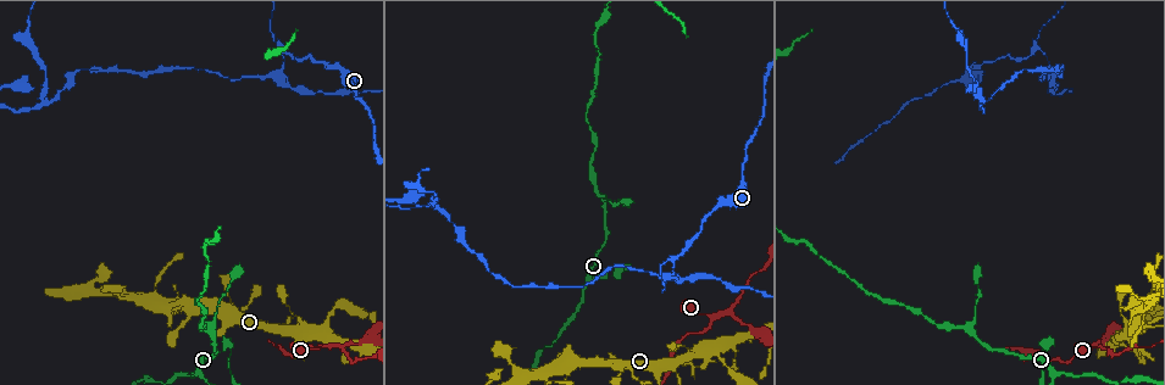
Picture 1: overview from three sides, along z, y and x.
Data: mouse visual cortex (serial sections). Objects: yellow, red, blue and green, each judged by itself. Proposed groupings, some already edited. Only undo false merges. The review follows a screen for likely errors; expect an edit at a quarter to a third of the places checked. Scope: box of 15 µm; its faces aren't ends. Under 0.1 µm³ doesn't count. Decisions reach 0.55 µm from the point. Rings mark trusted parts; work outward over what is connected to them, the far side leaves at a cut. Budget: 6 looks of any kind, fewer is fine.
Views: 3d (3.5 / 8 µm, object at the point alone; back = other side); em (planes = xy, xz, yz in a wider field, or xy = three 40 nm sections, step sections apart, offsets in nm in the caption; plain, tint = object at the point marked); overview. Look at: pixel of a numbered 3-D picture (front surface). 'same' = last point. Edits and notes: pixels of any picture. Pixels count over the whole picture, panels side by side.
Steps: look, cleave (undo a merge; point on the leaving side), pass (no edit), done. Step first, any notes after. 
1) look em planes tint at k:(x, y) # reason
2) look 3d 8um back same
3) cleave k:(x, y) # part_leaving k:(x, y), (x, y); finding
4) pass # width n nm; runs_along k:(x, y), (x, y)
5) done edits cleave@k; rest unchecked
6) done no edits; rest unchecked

look 3d 3.5um back at 1:(1033, 49) # side arm on a straight run

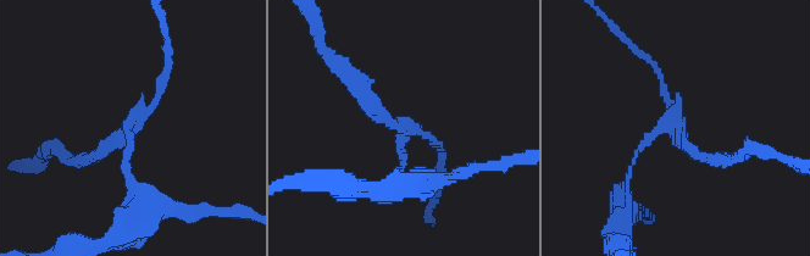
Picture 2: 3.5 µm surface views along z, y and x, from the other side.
look em xy step 2 plain at 2:(401, 129) # arms 3; arm_widths 100, 100, 200 nm

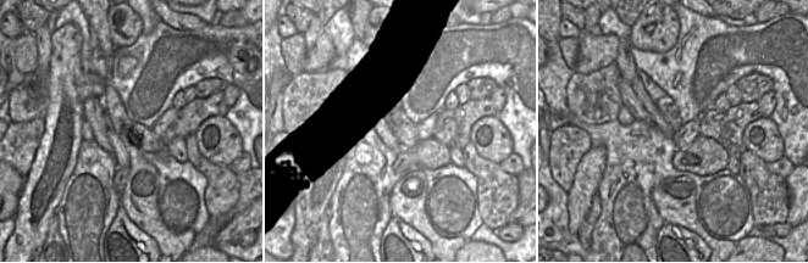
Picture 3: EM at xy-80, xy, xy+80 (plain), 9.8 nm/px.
look em xy step 2 tint same # with the object marked

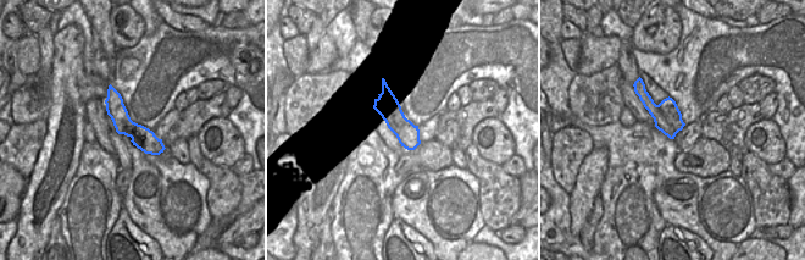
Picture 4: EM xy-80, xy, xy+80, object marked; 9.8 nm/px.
cleave 2:(127, 173) # width 220 nm; part_leaving 2:(129, 134), (133, 183), (186, 210); a second cell is stuck on

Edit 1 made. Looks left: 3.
look 3d 8um at 1:(320, 345) # sharp bend

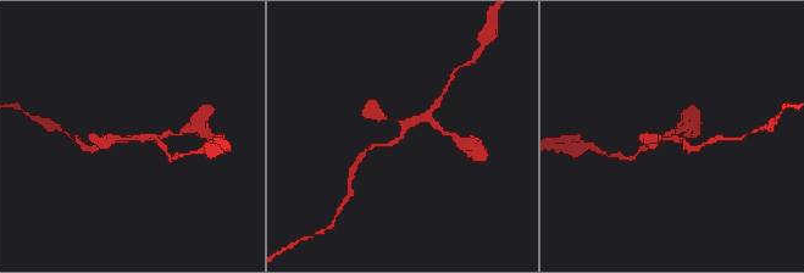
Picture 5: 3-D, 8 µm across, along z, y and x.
look 3d 3.5um at 5:(675, 139)

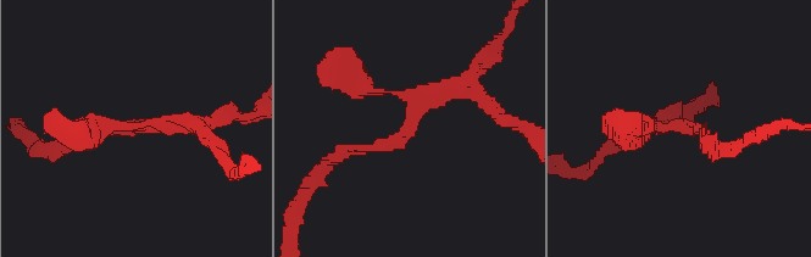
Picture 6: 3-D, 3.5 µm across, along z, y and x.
look em xy step 1 tint at 6:(133, 126)

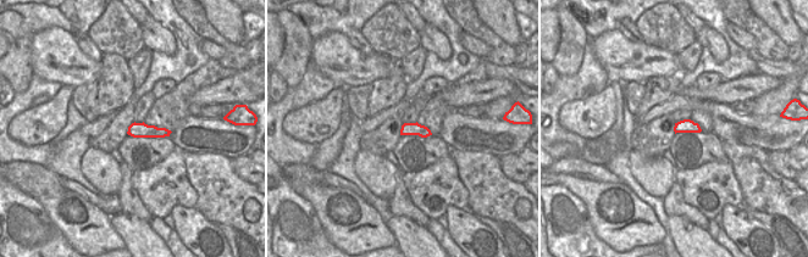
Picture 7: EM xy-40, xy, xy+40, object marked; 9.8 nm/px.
pass # arms 3; runs_along 6:(366, 85), (415, 99), (407, 129), (335, 157); all the same cell

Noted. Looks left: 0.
done edits cleave@2; rest unchecked

